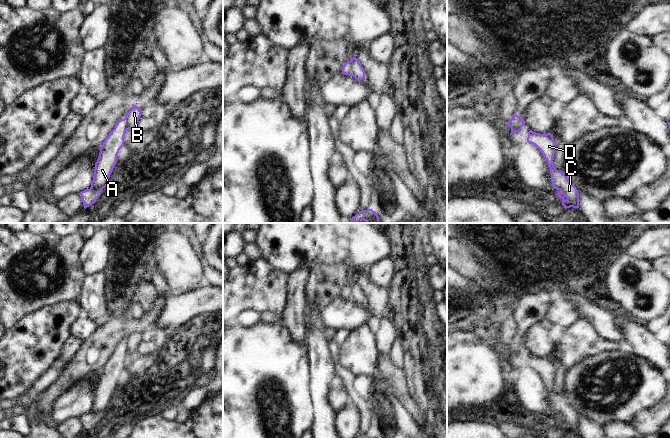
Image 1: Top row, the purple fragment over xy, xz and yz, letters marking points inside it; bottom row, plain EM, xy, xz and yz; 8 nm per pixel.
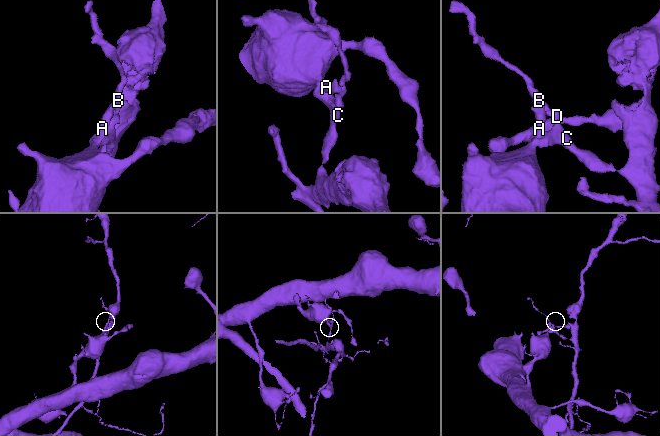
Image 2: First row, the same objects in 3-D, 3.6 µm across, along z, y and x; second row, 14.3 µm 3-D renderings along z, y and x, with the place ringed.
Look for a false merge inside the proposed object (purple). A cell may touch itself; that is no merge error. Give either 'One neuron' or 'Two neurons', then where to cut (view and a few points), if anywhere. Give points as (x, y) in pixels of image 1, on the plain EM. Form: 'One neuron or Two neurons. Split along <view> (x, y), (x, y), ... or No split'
Two neurons. Split along xz (350, 285), (348, 298)

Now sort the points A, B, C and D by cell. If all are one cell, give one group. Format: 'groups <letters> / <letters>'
groups A / B C D

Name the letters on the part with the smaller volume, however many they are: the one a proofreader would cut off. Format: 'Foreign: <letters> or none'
Foreign: B, C, D

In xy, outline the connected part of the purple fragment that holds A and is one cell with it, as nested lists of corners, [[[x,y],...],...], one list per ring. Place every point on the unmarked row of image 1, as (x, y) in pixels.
[[[121,343],[103,366],[99,381],[95,387],[94,400],[91,406],[93,415],[102,414],[110,408],[109,401],[117,387],[119,374],[124,370],[126,355],[127,346],[125,343]]]

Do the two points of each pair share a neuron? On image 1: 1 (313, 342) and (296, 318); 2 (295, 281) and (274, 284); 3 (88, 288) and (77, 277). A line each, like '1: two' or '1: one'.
1: two
2: two
3: two

